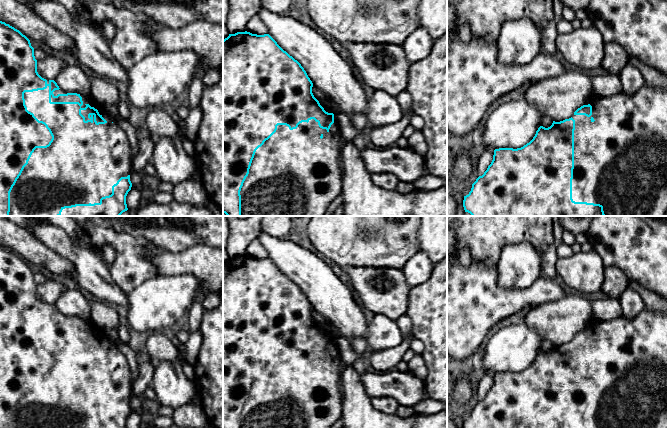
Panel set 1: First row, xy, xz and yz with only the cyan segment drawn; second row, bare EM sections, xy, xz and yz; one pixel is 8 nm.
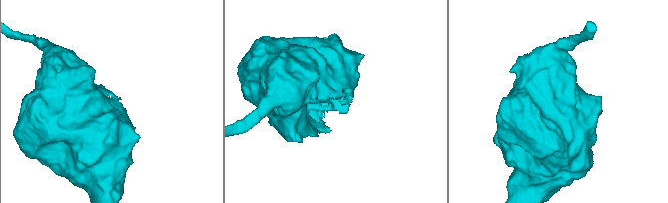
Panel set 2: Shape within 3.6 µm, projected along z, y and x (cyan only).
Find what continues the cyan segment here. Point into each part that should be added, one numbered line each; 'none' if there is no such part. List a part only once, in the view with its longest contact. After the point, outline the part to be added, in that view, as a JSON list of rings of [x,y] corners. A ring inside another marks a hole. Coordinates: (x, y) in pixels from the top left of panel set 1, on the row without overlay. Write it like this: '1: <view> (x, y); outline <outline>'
1: xy (84, 385); outline [[[47,310],[46,313],[44,314],[38,314],[38,315],[33,315],[33,316],[25,316],[24,317],[24,323],[25,323],[25,329],[27,331],[27,334],[31,337],[34,338],[34,340],[39,344],[39,345],[43,345],[45,346],[48,351],[51,353],[53,359],[54,359],[54,364],[53,366],[51,367],[51,369],[47,372],[36,372],[34,374],[34,376],[32,377],[29,385],[28,385],[28,388],[24,391],[21,399],[19,400],[19,402],[17,403],[15,409],[13,410],[11,416],[10,416],[10,428],[94,428],[94,427],[100,427],[100,423],[102,421],[105,421],[105,420],[109,420],[112,418],[112,410],[114,408],[117,407],[117,405],[121,402],[121,401],[127,401],[128,399],[131,399],[131,389],[132,389],[132,384],[134,382],[133,380],[133,376],[131,374],[131,371],[130,371],[130,367],[129,367],[129,364],[128,364],[128,361],[125,357],[125,355],[119,350],[117,344],[115,343],[115,341],[113,341],[111,338],[109,338],[104,329],[100,328],[99,326],[95,325],[91,320],[85,320],[85,319],[80,319],[82,321],[82,325],[83,325],[83,329],[80,331],[78,328],[50,328],[49,327],[49,310]],[[89,328],[91,331],[94,331],[95,333],[98,334],[99,338],[107,345],[105,348],[99,348],[99,349],[96,349],[95,346],[94,346],[94,339],[93,339],[93,346],[88,346],[88,347],[84,347],[83,346],[83,342],[79,339],[79,333],[80,332],[85,332],[86,329]]]

